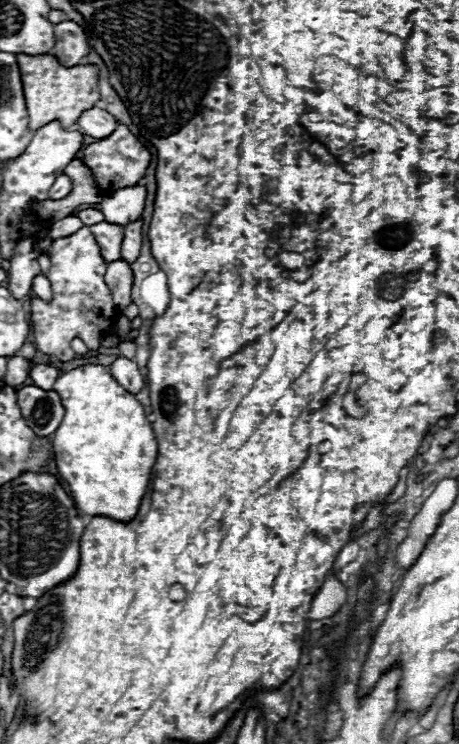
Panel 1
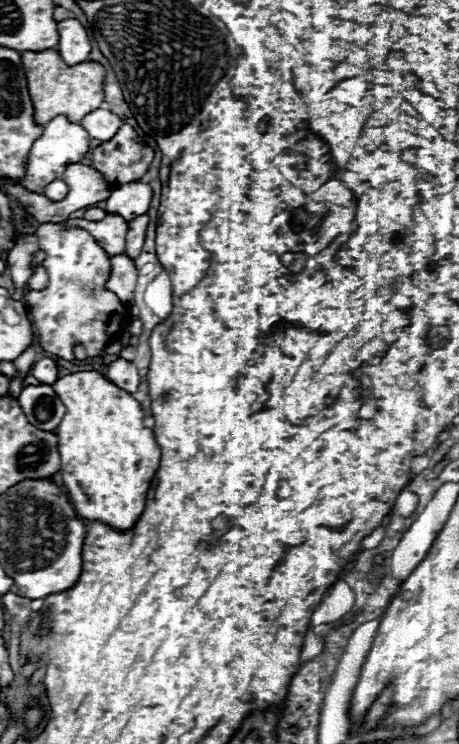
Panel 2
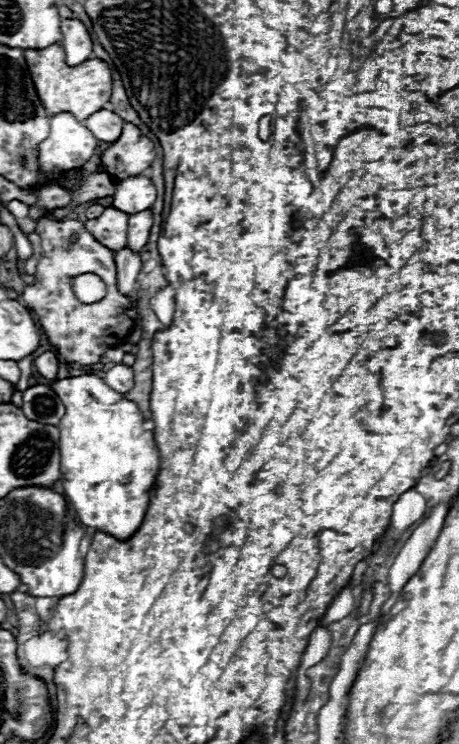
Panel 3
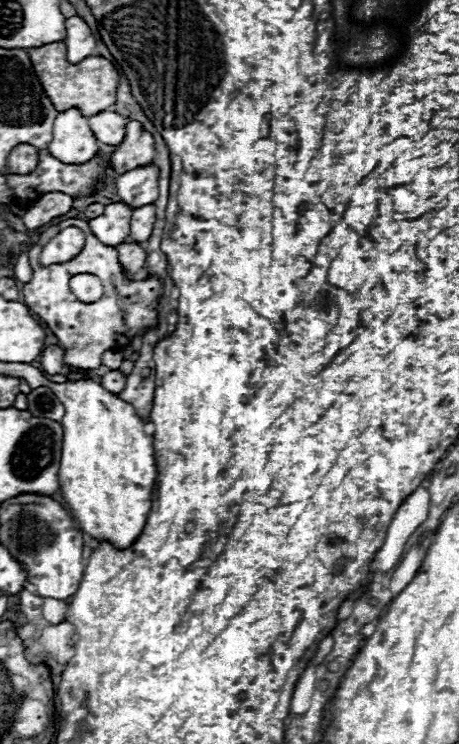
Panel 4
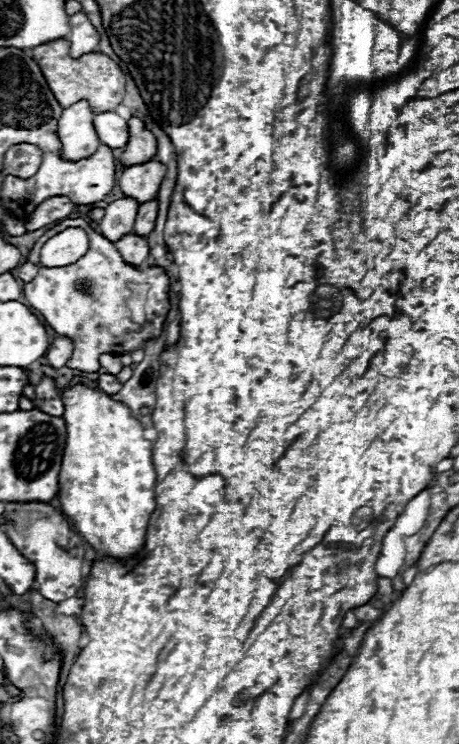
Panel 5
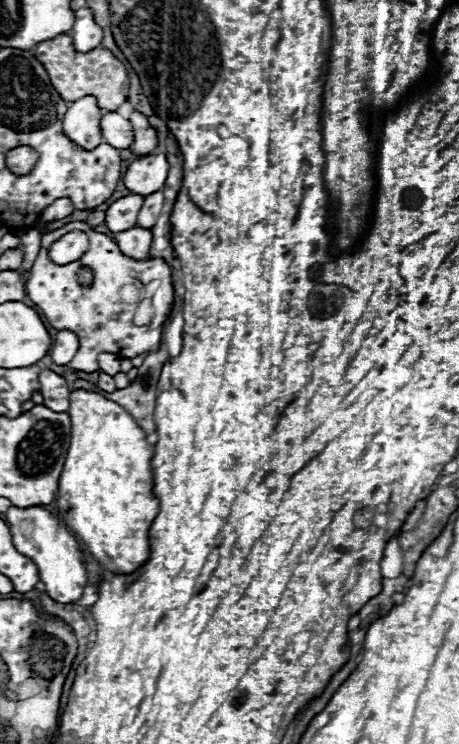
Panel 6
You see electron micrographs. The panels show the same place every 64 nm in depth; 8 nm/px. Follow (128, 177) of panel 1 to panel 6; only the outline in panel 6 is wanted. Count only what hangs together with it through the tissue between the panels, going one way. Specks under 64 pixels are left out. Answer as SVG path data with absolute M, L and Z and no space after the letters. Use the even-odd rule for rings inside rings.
M134 110L132 116L130 116L130 122L134 126L134 144L130 146L132 152L136 156L142 156L142 154L150 154L150 150L156 150L156 146L158 146L158 134L150 126L148 118L142 112Z

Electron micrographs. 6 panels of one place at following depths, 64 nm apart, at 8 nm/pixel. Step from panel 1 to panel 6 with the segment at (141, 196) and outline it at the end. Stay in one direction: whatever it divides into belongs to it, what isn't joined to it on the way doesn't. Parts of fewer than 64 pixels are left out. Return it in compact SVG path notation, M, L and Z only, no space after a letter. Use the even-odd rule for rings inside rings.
M146 154L136 158L126 174L124 174L124 184L128 190L134 194L150 196L158 190L162 190L166 178L168 178L168 160L166 154Z

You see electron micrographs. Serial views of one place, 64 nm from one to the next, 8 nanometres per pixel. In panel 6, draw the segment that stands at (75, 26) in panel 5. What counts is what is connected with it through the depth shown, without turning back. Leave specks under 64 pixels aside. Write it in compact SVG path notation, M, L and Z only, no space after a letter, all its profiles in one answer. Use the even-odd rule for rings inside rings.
M88 6L76 10L76 20L70 30L70 36L74 38L74 48L78 52L90 52L92 48L102 44L104 30L96 24L94 12Z

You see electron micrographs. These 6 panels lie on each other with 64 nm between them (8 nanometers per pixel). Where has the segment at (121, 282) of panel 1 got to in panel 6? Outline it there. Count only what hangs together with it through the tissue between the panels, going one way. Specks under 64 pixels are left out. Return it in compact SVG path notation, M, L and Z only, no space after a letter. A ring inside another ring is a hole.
M128 228L114 238L124 254L130 254L132 258L146 258L150 244L152 244L152 232L148 228Z

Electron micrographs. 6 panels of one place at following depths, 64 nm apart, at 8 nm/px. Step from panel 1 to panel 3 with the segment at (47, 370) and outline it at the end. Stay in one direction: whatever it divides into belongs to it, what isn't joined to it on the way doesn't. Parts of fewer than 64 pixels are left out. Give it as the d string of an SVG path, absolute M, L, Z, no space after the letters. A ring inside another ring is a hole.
M48 350L44 354L40 354L36 360L34 360L34 366L36 366L36 372L42 376L42 378L48 378L48 380L54 380L58 376L58 370L60 370L60 356L56 350Z

